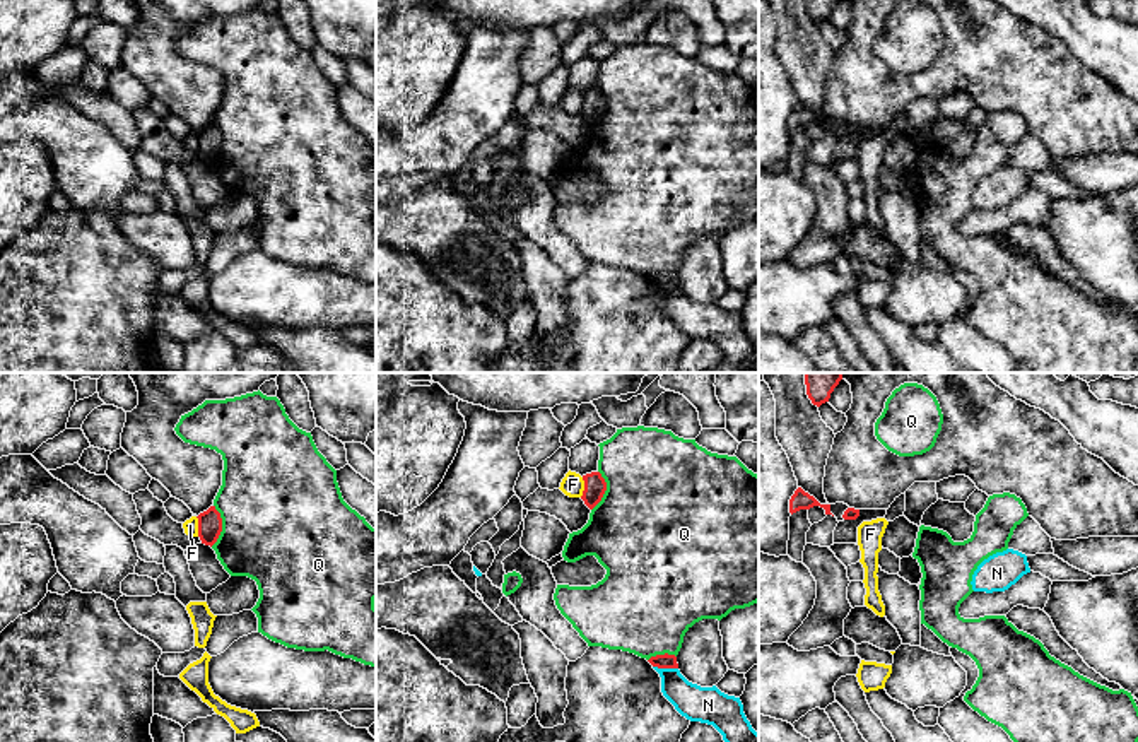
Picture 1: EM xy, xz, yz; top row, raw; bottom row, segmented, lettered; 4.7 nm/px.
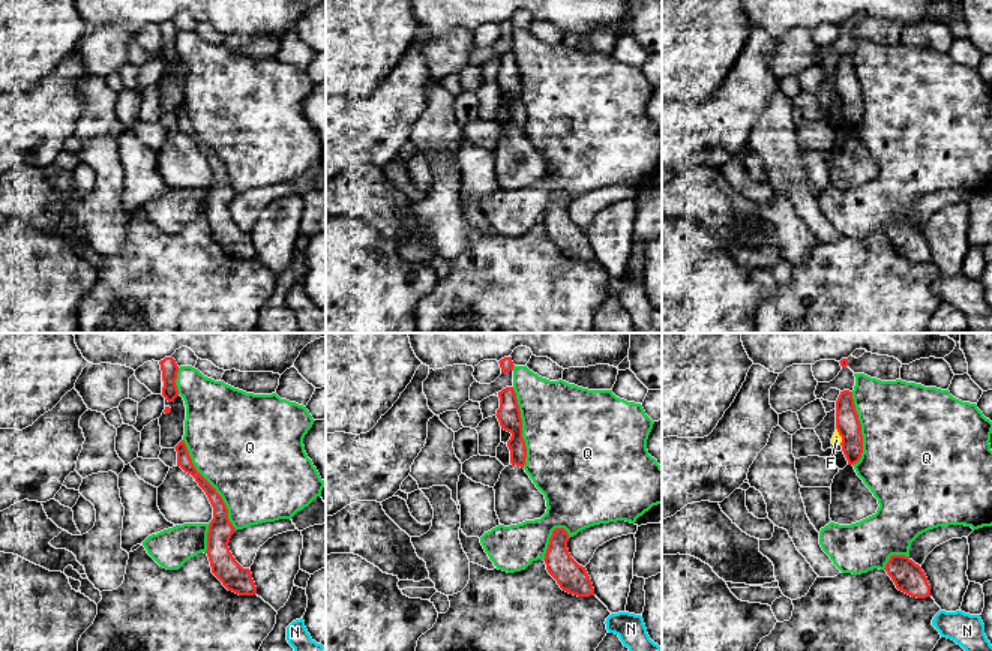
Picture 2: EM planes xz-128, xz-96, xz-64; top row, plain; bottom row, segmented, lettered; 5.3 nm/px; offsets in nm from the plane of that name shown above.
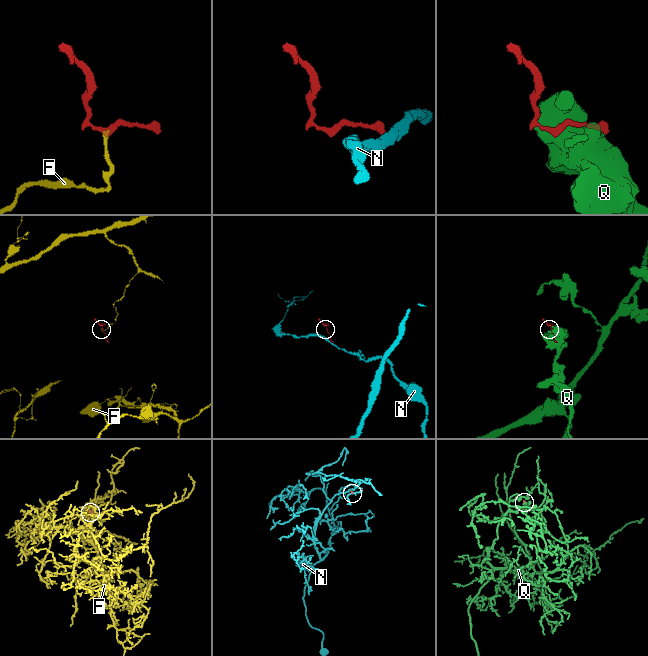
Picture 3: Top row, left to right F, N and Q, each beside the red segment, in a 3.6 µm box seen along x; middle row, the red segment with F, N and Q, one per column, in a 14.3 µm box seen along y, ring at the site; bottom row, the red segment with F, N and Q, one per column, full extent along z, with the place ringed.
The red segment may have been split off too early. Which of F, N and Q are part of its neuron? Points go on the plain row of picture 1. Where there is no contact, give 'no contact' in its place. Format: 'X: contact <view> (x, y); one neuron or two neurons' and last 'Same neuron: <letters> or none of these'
F: contact xy (199, 144); two neurons
N: contact xz (665, 284); two neurons
Q: contact xy (221, 142); two neurons
Same neuron: none of these

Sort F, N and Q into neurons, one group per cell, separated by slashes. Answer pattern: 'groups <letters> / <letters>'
groups F / N / Q

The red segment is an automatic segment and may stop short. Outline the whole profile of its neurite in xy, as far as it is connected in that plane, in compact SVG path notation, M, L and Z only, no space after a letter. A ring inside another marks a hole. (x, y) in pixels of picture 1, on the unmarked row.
M210 123L207 128L198 133L198 154L202 161L214 162L222 149L222 135L215 123Z

